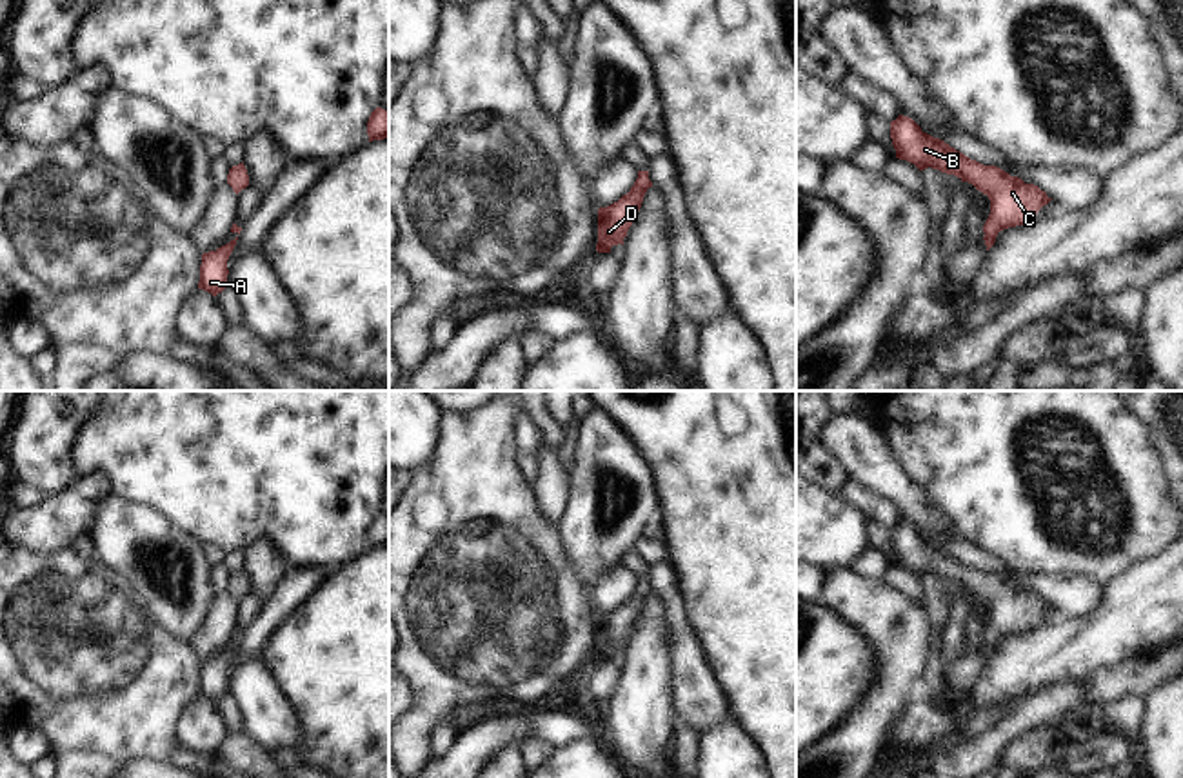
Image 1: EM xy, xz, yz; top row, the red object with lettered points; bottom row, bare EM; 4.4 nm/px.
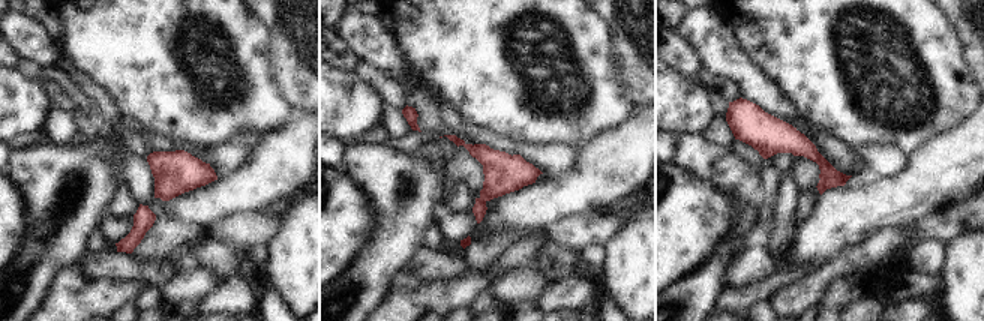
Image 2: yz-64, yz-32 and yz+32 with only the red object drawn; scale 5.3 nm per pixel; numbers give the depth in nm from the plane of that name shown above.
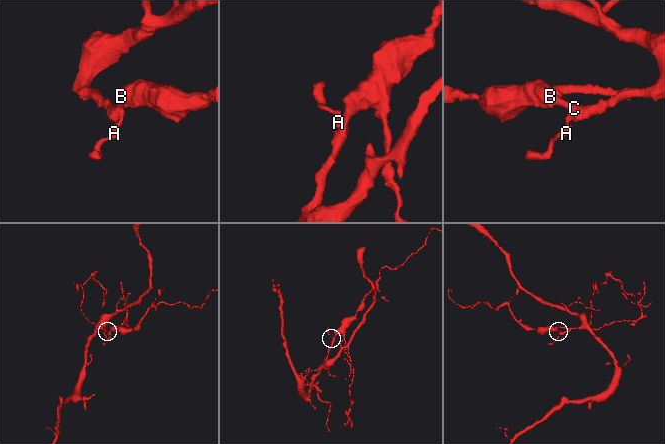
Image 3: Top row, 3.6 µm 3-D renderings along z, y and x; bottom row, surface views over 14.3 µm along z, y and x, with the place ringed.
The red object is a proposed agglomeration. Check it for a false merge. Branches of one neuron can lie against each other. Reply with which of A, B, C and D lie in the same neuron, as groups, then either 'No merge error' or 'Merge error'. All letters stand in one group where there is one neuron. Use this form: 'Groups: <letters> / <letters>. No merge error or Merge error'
Groups: A B C D. No merge error

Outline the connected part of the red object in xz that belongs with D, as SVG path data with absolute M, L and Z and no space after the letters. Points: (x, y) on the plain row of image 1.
M638 578L638 585L627 602L618 609L598 616L598 660L611 660L612 653L623 653L623 645L627 643L649 594L652 594L649 578Z

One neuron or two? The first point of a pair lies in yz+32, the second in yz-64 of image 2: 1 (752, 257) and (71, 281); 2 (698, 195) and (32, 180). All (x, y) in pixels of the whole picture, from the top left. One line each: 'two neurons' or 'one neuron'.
1: two neurons
2: two neurons

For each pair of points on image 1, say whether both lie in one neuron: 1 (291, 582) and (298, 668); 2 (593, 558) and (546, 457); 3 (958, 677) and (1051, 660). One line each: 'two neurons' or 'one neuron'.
1: two neurons
2: two neurons
3: two neurons

